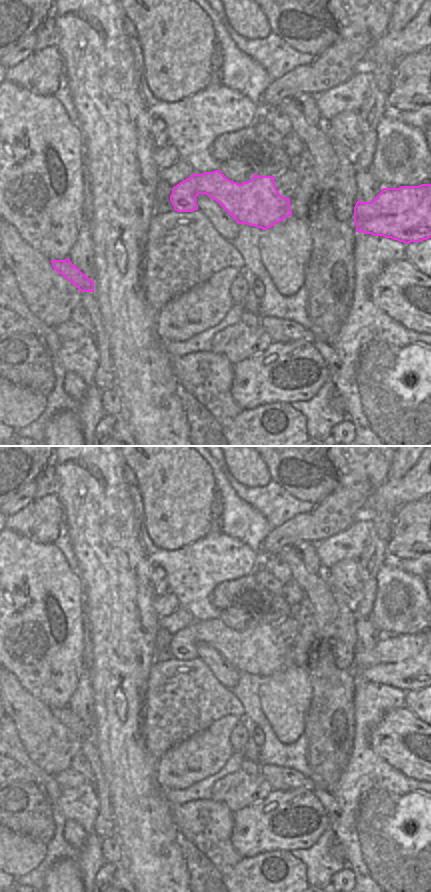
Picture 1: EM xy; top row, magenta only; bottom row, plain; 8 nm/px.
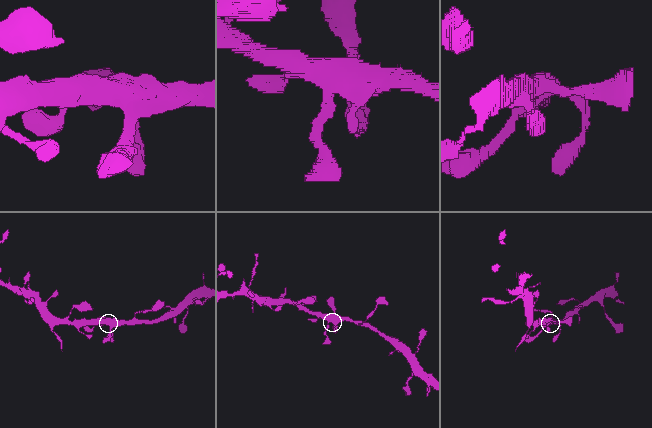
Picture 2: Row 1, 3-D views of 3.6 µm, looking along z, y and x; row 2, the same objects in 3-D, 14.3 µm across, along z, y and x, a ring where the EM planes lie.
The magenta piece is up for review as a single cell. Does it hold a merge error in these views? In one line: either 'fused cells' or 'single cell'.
single cell

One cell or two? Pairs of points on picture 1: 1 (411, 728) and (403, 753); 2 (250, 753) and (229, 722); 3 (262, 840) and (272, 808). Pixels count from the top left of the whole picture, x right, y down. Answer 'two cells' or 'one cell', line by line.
1: one cell
2: two cells
3: one cell

